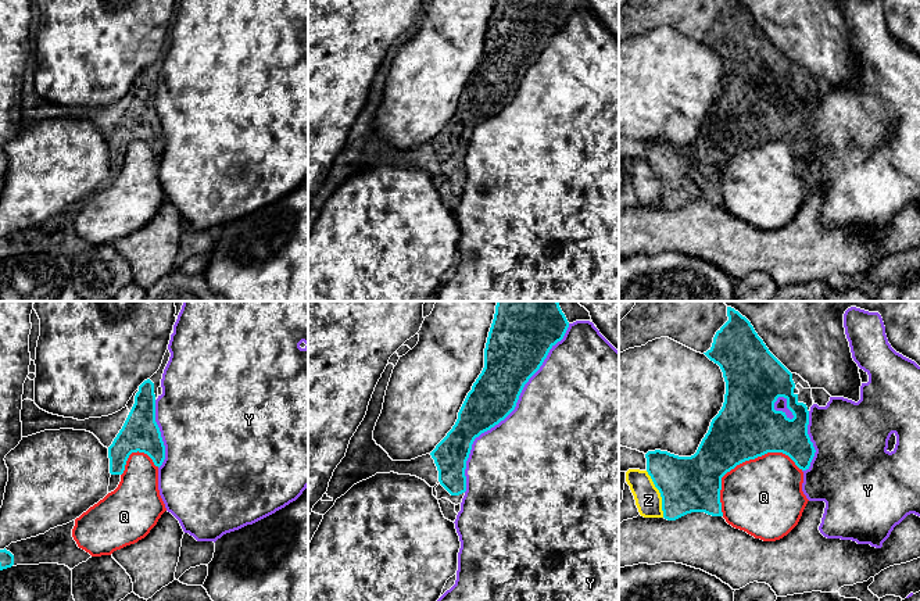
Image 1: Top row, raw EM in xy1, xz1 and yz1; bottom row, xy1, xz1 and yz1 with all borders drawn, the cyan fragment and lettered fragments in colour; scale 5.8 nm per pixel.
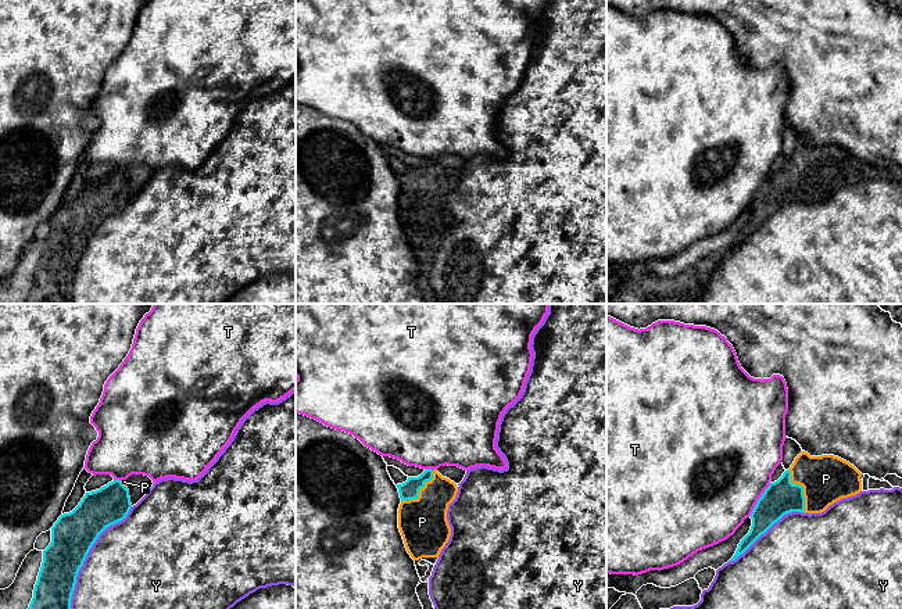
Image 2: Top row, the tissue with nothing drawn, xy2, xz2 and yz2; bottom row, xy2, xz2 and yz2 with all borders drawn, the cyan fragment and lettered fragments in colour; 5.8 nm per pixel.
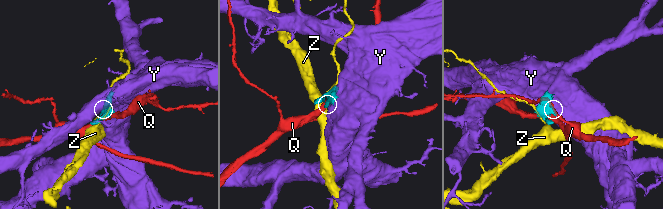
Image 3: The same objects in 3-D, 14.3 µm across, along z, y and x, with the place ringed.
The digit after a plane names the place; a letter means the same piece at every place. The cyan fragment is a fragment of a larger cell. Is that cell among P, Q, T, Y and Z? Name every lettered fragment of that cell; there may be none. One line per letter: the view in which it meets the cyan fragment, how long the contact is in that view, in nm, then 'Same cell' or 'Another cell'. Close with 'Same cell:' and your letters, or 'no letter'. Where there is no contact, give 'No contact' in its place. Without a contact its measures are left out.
P: Touches cyan in yz2. Shared border 280 nm. Same cell
Q: Touches cyan in yz1. Shared border 550 nm. Another cell
T: Touches cyan in yz2. Shared border 220 nm. Another cell
Y: Touches cyan in xz1. Shared border 1150 nm. Another cell
Z: Touches cyan in yz1. Shared border 300 nm. Another cell
Same cell: P

